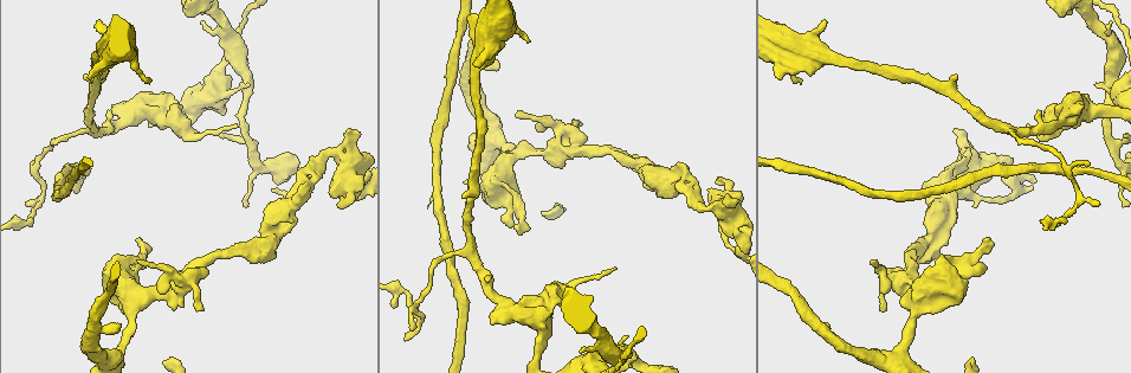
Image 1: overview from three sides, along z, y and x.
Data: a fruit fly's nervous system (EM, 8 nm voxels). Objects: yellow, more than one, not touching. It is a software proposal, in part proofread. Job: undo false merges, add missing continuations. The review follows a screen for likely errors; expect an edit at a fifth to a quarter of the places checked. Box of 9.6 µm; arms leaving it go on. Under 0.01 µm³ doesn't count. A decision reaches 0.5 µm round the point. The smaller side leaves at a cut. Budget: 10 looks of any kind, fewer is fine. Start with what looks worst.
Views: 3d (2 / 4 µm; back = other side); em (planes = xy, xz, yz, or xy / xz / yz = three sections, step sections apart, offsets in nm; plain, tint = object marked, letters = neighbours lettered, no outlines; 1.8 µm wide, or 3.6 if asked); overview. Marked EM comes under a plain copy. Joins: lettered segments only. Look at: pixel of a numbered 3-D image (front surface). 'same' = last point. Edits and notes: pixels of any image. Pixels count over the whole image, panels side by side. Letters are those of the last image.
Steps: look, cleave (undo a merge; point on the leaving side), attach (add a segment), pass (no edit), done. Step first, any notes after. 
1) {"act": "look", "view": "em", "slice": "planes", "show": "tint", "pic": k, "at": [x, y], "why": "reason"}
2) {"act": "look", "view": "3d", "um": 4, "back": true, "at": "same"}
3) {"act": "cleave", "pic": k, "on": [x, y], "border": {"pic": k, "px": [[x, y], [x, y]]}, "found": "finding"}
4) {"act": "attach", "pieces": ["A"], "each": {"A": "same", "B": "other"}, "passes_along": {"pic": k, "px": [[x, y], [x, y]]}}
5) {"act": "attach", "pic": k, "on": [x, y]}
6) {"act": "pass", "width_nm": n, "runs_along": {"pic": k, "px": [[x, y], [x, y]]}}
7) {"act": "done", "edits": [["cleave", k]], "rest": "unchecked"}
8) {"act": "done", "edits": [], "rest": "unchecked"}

{"act": "look", "view": "3d", "um": 2, "pic": 1, "at": [1108, 91], "why": "calibre changes"}

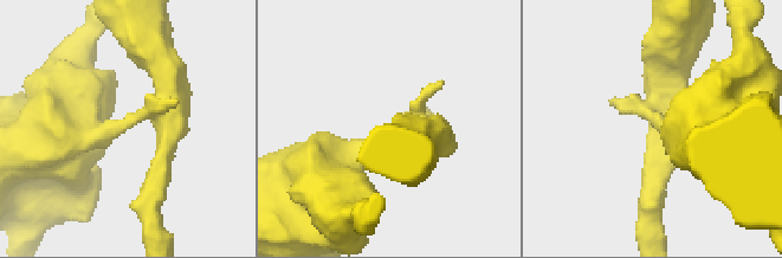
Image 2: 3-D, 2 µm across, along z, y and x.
{"act": "look", "view": "em", "slice": "xz", "step": 4, "show": "tint", "pic": 2, "at": [141, 119], "arm_widths_nm": [200, 600], "why": "now the EM"}

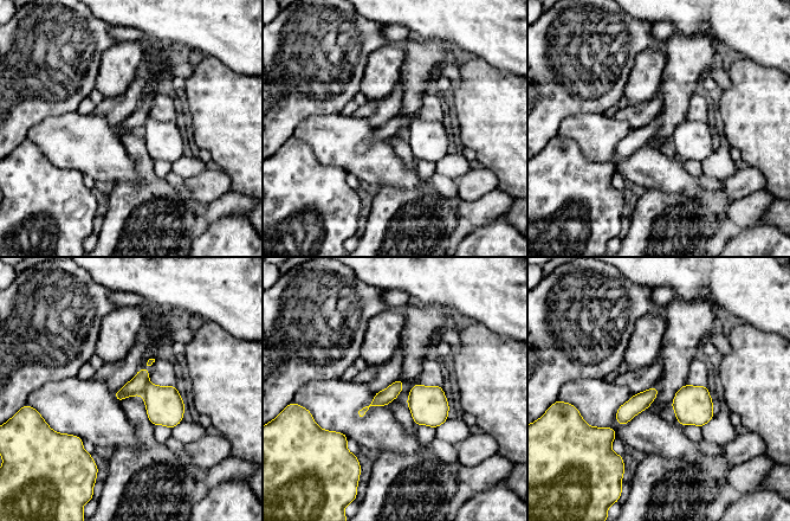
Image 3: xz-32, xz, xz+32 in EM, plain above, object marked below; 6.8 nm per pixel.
{"act": "look", "view": "em", "slice": "planes", "show": "letters", "at": "same"}

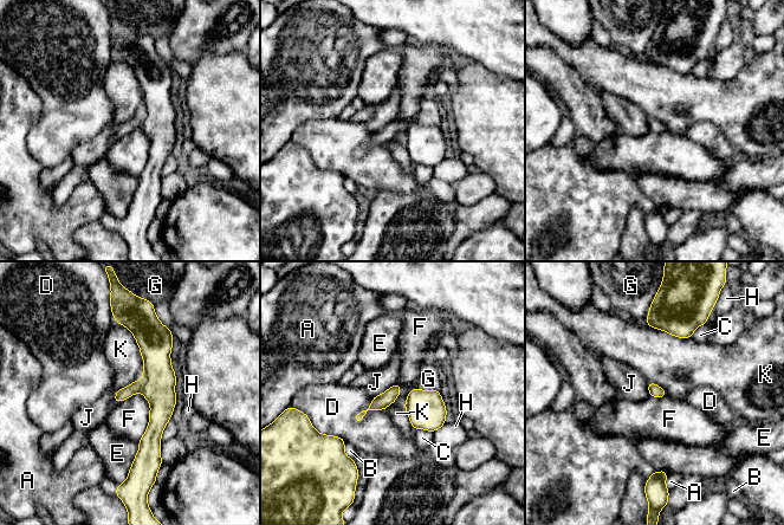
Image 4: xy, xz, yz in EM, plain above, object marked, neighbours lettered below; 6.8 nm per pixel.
{"act": "cleave", "pic": 4, "on": [159, 377], "each": {"A": "other", "B": "other", "C": "other", "D": "other", "E": "other", "F": "other", "G": "other", "H": "other", "J": "other", "K": "other"}, "border": {"pic": 4, "px": [[141, 378], [142, 391]]}, "found": "two neurons meet here"}

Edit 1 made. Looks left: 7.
{"act": "look", "view": "em", "slice": "planes", "show": "tint", "pic": 1, "at": [342, 194], "why": "calibre changes"}

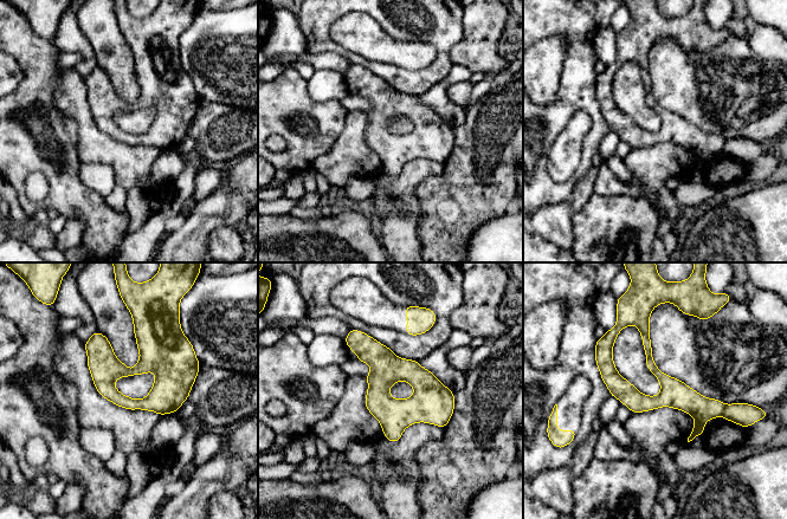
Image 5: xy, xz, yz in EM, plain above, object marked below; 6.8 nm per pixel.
{"act": "look", "view": "em", "slice": "planes", "show": "letters", "at": "same"}

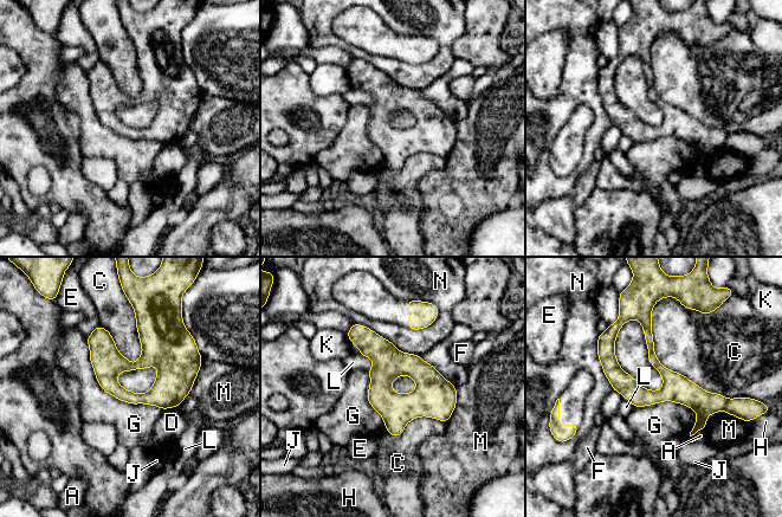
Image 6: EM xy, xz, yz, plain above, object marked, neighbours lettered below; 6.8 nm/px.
{"act": "cleave", "pic": 6, "on": [745, 408], "width_nm": 130, "each": {"A": "other", "C": "other", "D": "other", "E": "other", "F": "other", "G": "other", "H": "other", "J": "other", "K": "other", "L": "other", "M": "other", "N": "other"}, "border": {"pic": 6, "px": [[728, 399], [723, 409]]}, "found": "two neurons meet here"}

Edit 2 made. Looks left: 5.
{"act": "look", "view": "3d", "um": 4, "pic": 1, "at": [183, 288]}

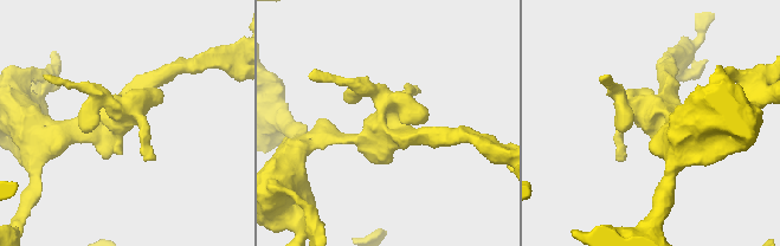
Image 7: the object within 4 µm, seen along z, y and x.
{"act": "look", "view": "em", "slice": "planes", "show": "letters", "pic": 7, "at": [383, 133], "why": "shape alone is not enough"}

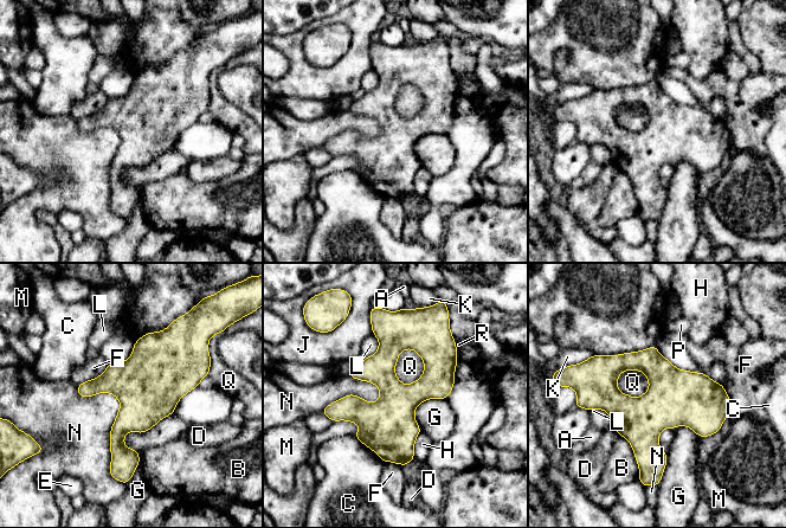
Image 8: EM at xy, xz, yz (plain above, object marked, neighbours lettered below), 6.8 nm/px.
{"act": "pass", "each": {"A": "other", "B": "other", "C": "other", "D": "other", "E": "other", "F": "other", "G": "other", "H": "other", "J": "other", "K": "other", "L": "other", "M": "other", "N": "other", "P": "other", "Q": "other", "R": "other"}, "border": {"pic": 8, "px": [[412, 348], [423, 373], [405, 385]]}, "found": "continuous, no second neuron"}

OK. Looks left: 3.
{"act": "look", "view": "3d", "um": 4, "pic": 1, "at": [796, 72], "why": "an open end"}

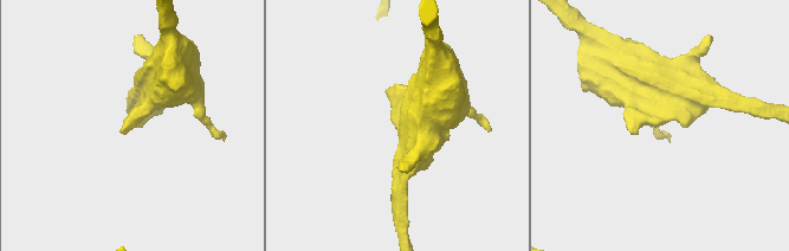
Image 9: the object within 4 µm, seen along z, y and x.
{"act": "look", "view": "em", "slice": "xz", "step": 8, "show": "letters", "pic": 9, "at": [395, 122]}

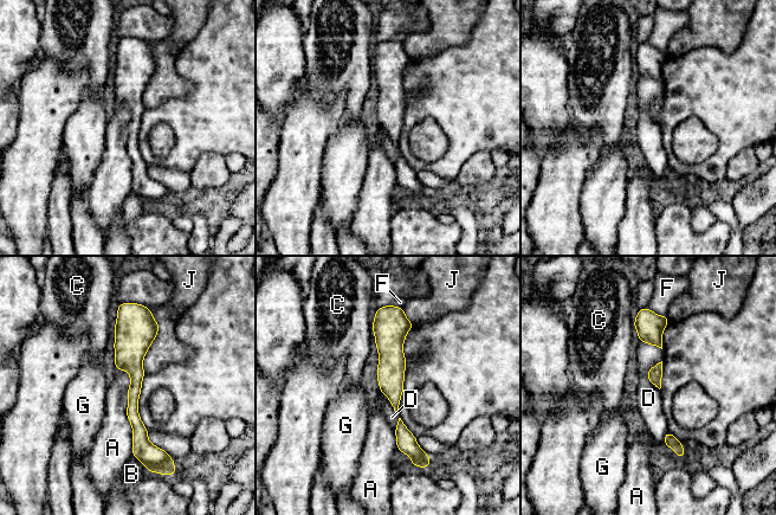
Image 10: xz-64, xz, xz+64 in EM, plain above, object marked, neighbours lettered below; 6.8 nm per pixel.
{"act": "look", "view": "em", "slice": "yz", "step": 8, "show": "letters", "at": "same", "why": "cut it another way"}

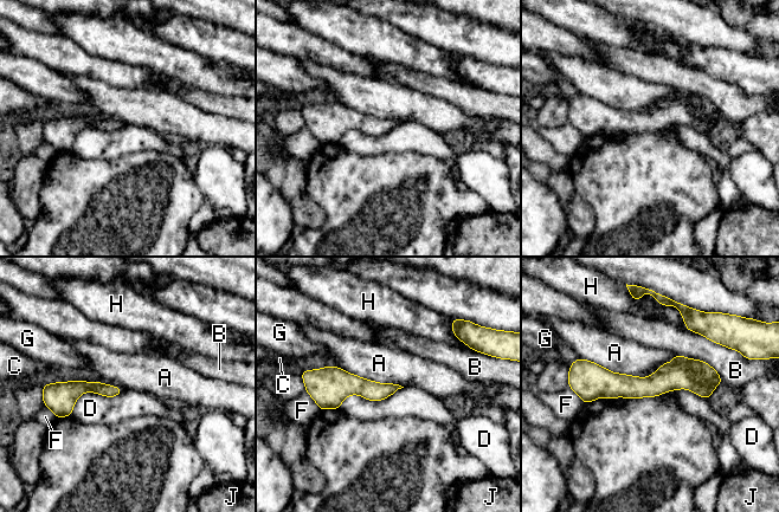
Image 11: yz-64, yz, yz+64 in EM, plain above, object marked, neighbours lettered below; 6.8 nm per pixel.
{"act": "pass", "each": {"A": "other", "B": "other", "C": "other", "D": "other", "F": "other", "G": "other", "H": "other", "J": "other"}, "runs_along": {"pic": 11, "px": [[584, 378], [606, 384], [718, 381]]}, "found": "no lettered segment goes on from it"}

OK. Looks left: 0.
{"act": "done", "edits": [["cleave", 4], ["cleave", 6]], "rest": "unchecked"}

